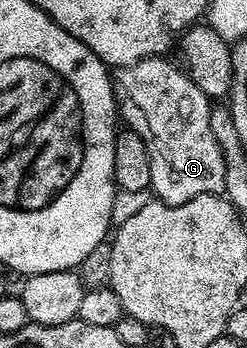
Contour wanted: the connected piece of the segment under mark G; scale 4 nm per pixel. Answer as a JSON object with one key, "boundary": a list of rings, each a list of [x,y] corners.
{"boundary":[[[166,57],[143,58],[132,66],[121,66],[114,71],[111,87],[115,93],[115,105],[120,119],[125,121],[126,129],[137,132],[141,140],[145,140],[145,148],[149,152],[149,172],[151,173],[151,190],[158,201],[166,206],[185,204],[197,196],[206,194],[223,194],[225,188],[225,160],[217,139],[209,126],[209,118],[213,107],[212,99],[206,98],[193,84],[186,70],[166,62]]]}

